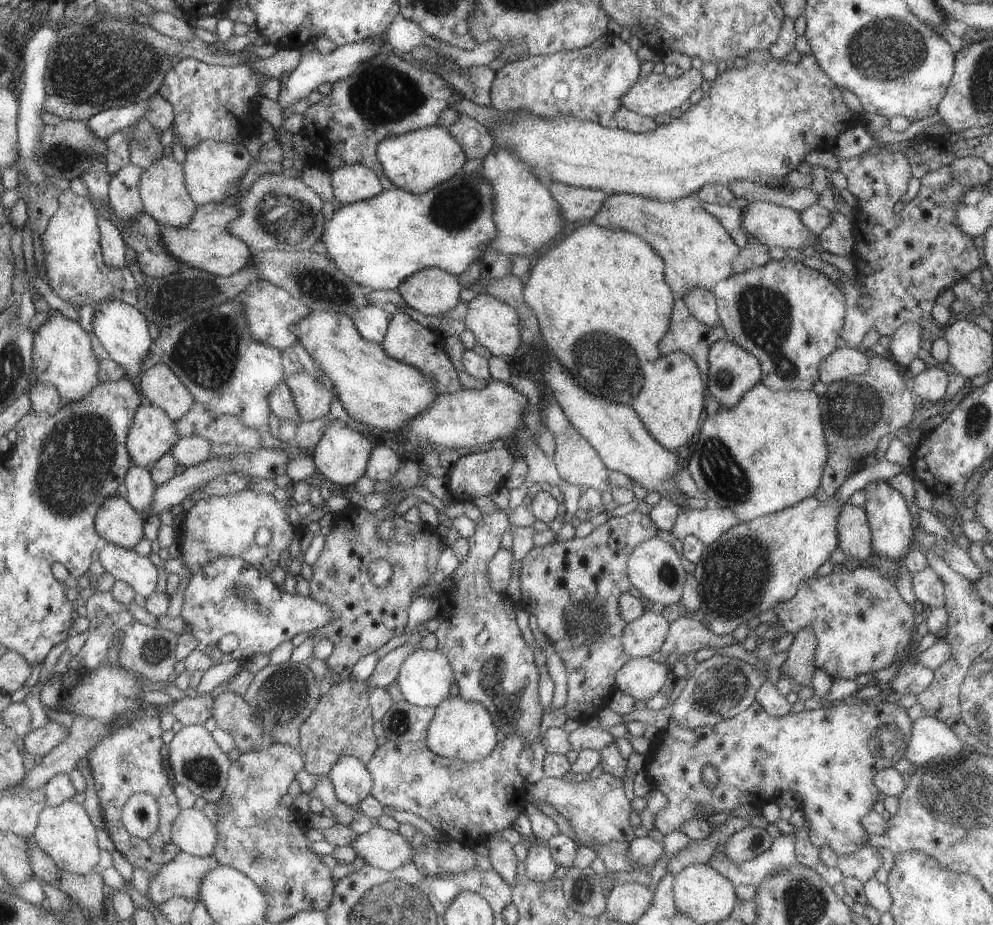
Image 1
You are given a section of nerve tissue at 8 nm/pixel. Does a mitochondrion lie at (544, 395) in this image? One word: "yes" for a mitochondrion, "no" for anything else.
no

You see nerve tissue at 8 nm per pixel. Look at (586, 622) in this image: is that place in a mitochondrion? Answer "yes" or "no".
yes

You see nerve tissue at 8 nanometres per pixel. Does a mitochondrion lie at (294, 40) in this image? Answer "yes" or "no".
no

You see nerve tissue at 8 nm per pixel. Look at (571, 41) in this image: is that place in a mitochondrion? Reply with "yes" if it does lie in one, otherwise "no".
no

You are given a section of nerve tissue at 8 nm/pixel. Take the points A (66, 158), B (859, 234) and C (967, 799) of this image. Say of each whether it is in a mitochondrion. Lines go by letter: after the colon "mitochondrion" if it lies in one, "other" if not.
A: mitochondrion
B: other
C: mitochondrion

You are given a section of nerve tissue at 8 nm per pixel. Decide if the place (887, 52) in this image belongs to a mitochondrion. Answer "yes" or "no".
yes

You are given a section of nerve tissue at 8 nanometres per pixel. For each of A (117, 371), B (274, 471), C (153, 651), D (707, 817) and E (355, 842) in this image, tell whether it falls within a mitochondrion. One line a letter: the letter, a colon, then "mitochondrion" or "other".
A: other
B: other
C: mitochondrion
D: other
E: other

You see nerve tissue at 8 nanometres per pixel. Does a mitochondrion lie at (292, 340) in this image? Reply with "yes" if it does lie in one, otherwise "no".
no

